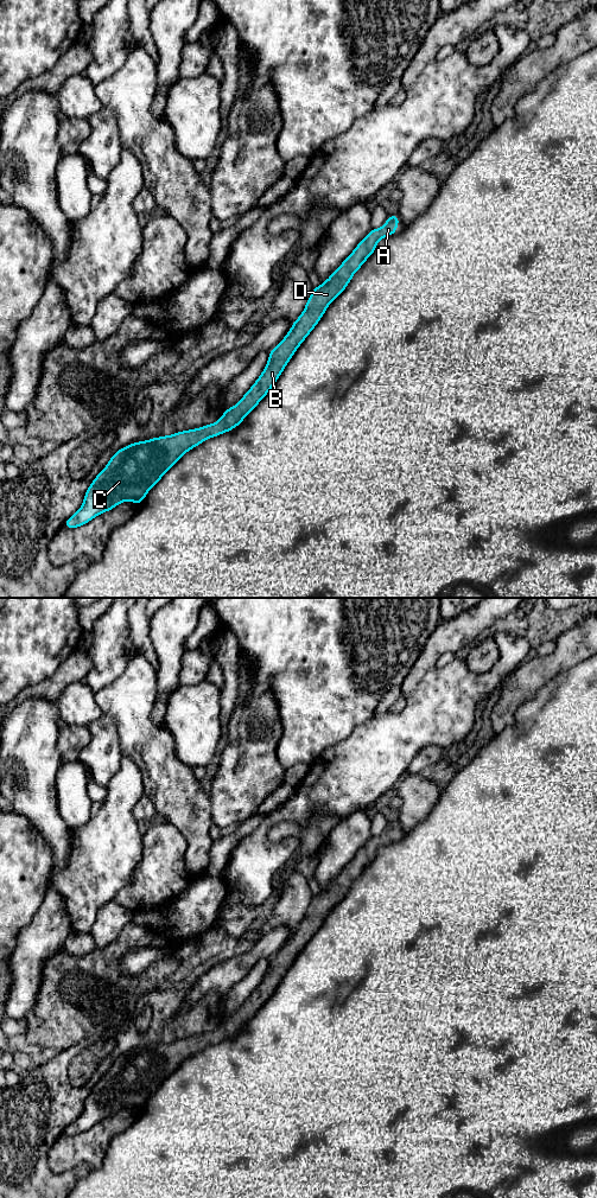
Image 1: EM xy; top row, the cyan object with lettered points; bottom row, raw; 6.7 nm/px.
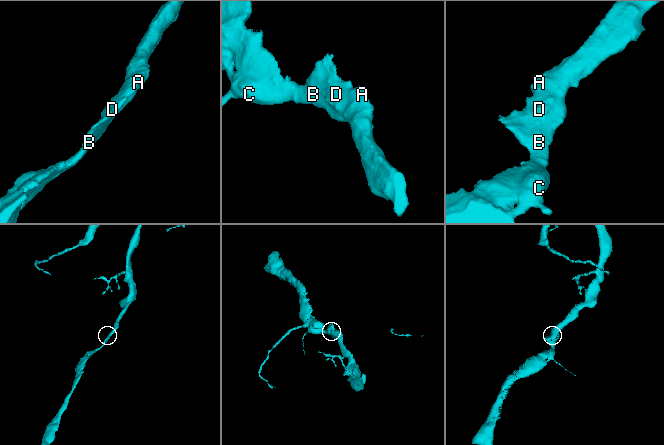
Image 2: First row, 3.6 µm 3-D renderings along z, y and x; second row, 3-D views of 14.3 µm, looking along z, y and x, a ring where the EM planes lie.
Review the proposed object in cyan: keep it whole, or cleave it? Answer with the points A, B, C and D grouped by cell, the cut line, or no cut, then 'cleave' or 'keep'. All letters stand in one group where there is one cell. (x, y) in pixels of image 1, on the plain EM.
A B C D; no cut; keep

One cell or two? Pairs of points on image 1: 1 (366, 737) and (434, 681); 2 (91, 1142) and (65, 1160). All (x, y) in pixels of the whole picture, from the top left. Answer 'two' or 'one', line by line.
1: one
2: one

